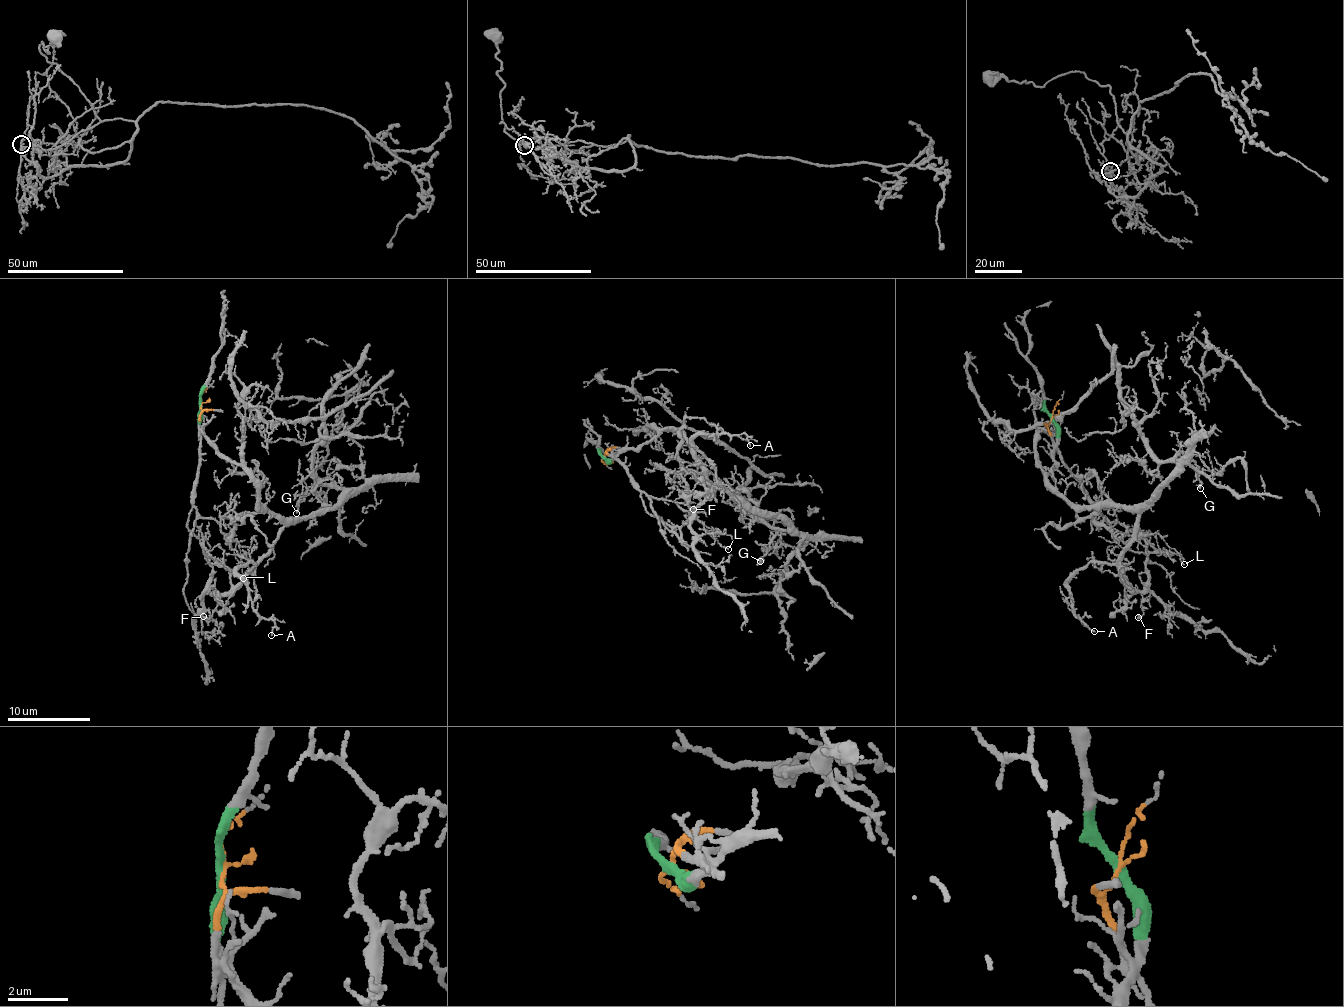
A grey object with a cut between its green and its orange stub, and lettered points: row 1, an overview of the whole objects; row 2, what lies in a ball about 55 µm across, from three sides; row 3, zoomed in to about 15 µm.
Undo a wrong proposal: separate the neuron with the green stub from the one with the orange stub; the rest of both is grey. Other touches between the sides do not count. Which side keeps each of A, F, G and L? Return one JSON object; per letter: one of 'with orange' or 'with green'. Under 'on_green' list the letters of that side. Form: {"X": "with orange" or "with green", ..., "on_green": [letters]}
{"A": "with green", "F": "with green", "G": "with green", "L": "with orange", "on_green": ["A", "F", "G"]}

